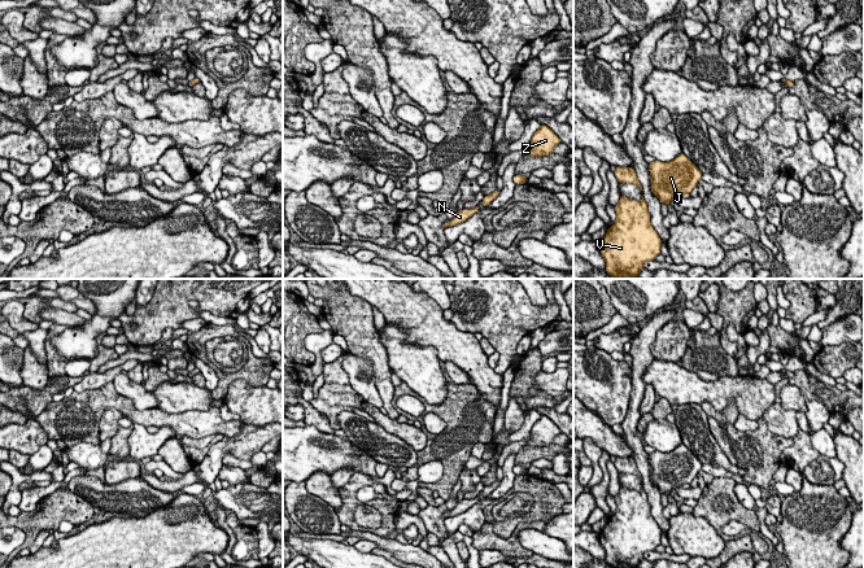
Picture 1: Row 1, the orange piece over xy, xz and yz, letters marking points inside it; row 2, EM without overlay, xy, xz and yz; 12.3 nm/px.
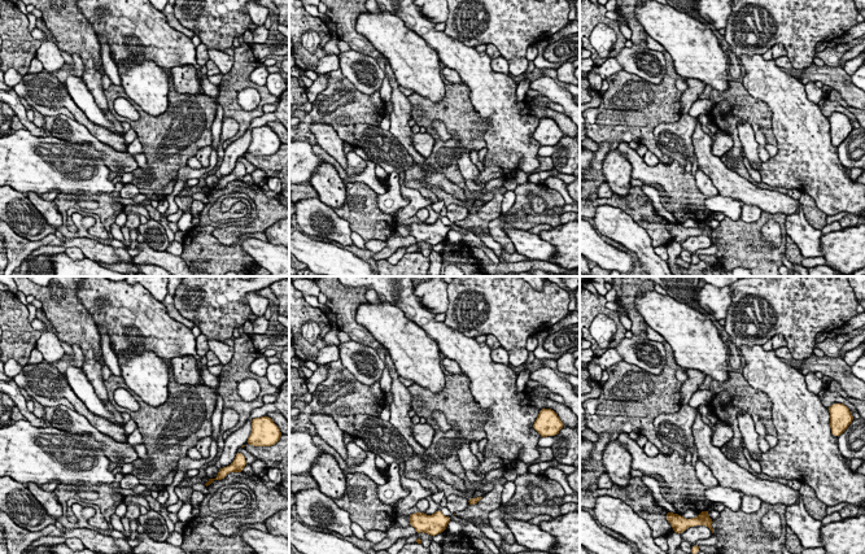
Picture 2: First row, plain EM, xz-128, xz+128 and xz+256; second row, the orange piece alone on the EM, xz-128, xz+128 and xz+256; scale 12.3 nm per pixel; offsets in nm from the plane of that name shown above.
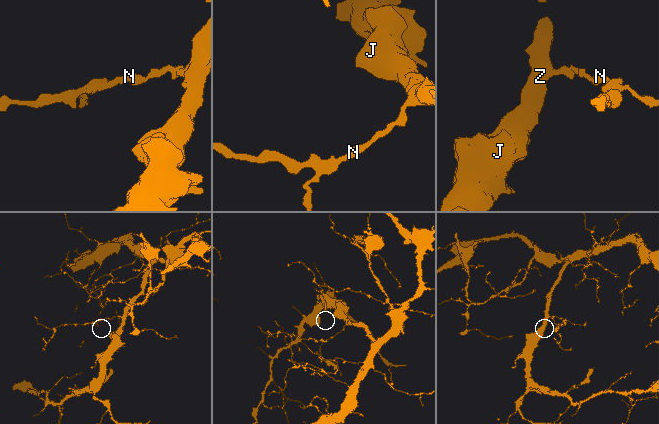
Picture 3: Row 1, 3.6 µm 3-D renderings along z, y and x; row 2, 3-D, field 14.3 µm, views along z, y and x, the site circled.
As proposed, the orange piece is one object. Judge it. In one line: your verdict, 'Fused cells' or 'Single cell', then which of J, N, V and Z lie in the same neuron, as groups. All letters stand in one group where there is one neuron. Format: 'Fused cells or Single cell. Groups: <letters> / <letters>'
Single cell. Groups: J N V Z

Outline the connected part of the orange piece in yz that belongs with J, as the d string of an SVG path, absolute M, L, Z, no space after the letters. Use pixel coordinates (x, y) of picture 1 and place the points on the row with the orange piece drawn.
M684 153L669 162L655 160L649 163L649 171L651 192L668 207L672 198L691 193L703 175Z

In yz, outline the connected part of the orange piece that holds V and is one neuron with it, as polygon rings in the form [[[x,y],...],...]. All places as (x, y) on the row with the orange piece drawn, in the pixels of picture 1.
[[[620,196],[616,220],[599,243],[606,272],[612,279],[637,279],[646,261],[660,254],[662,239],[650,222],[647,202]]]

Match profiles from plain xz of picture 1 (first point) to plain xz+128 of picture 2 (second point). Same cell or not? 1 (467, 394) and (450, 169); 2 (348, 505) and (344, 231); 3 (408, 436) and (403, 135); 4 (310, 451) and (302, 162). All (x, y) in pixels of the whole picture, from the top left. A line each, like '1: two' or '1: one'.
1: one
2: two
3: two
4: one

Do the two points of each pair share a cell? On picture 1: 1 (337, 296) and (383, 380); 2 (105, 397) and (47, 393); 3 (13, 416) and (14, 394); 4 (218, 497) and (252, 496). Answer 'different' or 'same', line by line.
1: same
2: different
3: different
4: same

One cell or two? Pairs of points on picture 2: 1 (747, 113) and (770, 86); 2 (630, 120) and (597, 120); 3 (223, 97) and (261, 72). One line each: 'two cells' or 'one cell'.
1: two cells
2: one cell
3: two cells

